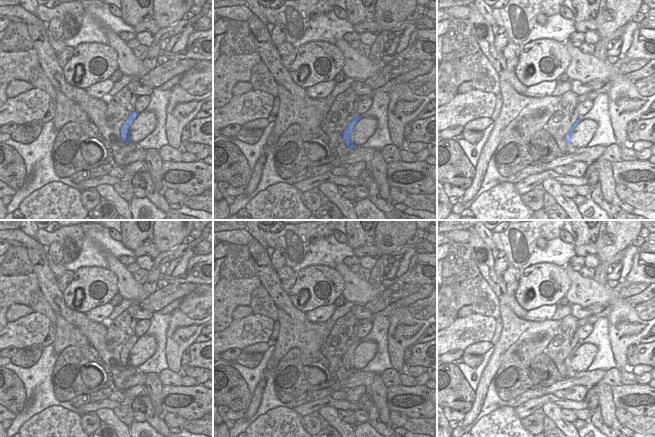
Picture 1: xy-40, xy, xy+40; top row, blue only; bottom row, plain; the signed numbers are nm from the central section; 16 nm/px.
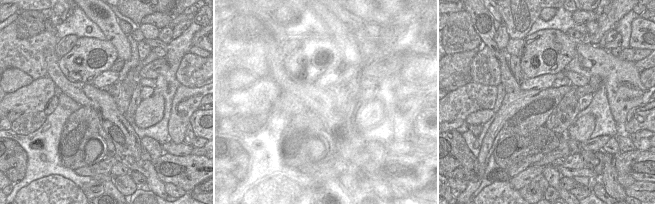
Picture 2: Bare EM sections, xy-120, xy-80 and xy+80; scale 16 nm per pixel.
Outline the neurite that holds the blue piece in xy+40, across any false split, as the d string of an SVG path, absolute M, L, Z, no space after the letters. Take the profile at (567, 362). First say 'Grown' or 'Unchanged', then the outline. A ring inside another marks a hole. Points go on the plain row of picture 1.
Grown. M578 340L578 343L575 345L575 347L572 349L572 351L570 352L569 356L566 358L565 360L565 365L567 367L567 377L568 378L573 378L577 375L577 371L573 370L571 367L571 358L573 356L573 354L577 351L577 349L580 347L580 343Z

